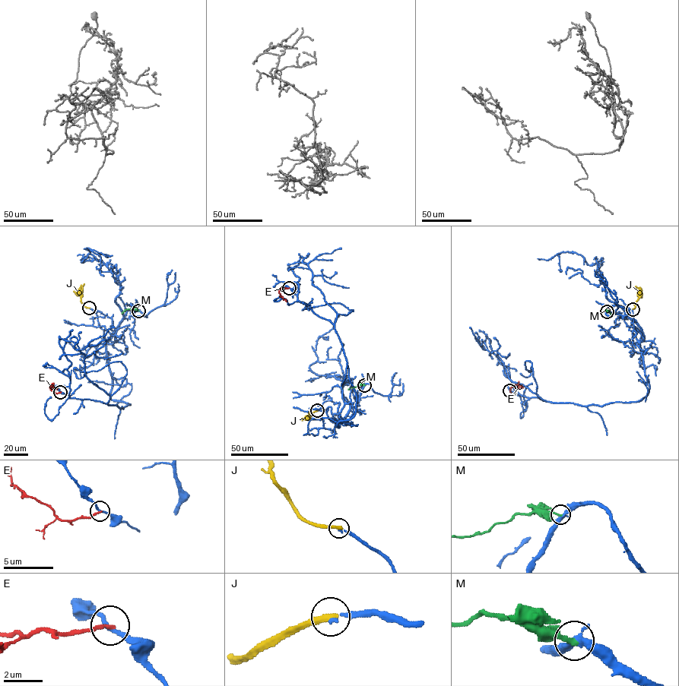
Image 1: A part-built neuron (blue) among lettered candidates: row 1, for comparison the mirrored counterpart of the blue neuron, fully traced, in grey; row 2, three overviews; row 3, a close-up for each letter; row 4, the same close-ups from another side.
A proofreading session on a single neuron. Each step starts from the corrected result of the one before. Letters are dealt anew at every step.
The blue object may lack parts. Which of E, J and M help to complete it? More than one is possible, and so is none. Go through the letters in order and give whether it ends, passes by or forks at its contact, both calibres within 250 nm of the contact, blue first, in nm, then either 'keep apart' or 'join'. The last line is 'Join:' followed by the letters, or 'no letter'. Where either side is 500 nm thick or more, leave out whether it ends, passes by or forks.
E: it ends; calibres 180 and 200 nm; keep apart
J: it ends; calibres 160 and 340 nm; keep apart
M: it ends; calibres 360 and 200 nm; keep apart
Join: no letter

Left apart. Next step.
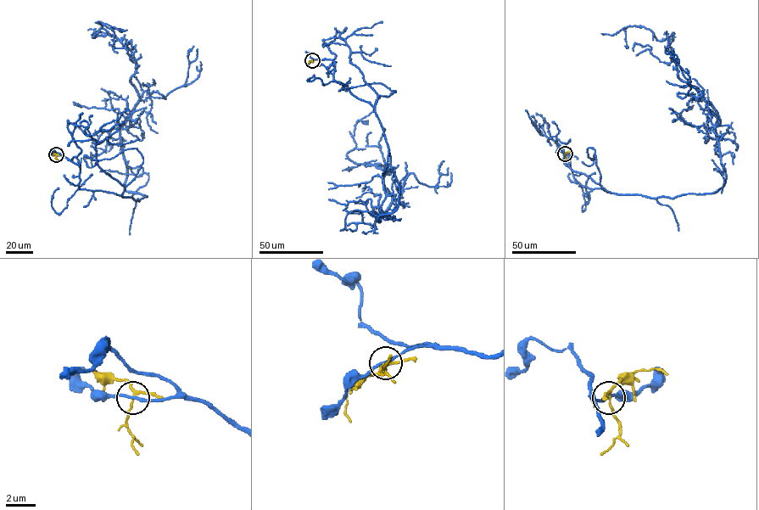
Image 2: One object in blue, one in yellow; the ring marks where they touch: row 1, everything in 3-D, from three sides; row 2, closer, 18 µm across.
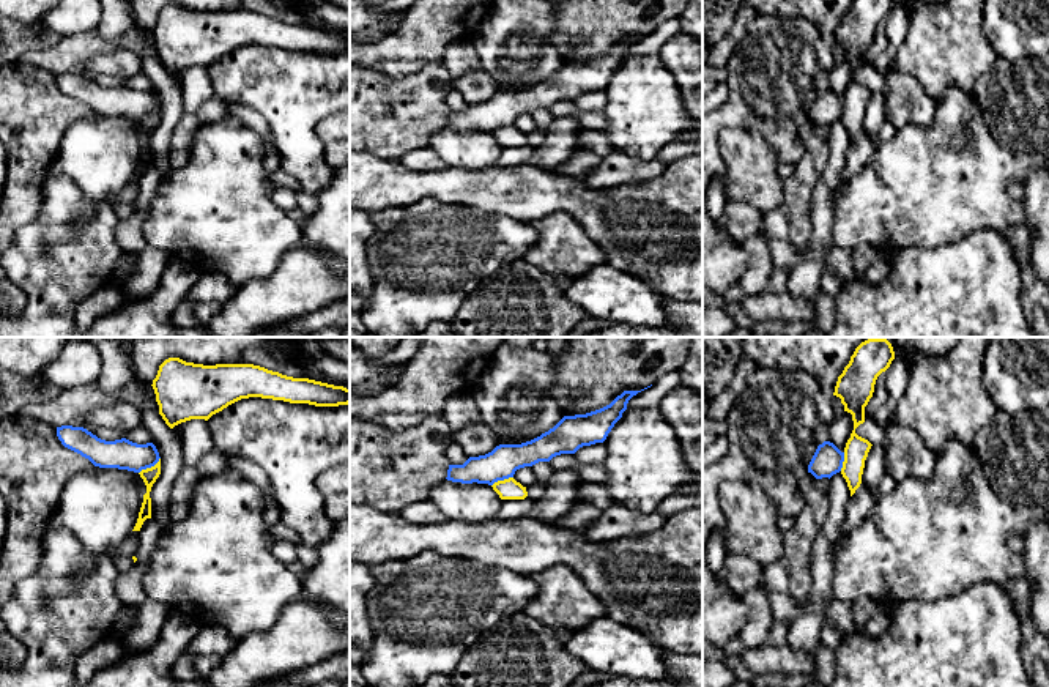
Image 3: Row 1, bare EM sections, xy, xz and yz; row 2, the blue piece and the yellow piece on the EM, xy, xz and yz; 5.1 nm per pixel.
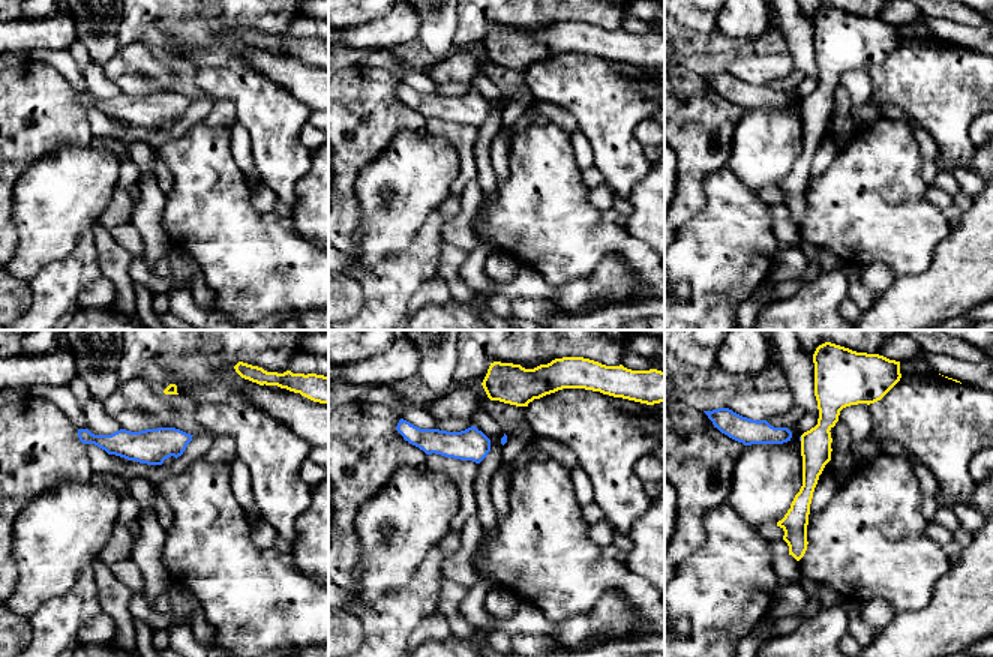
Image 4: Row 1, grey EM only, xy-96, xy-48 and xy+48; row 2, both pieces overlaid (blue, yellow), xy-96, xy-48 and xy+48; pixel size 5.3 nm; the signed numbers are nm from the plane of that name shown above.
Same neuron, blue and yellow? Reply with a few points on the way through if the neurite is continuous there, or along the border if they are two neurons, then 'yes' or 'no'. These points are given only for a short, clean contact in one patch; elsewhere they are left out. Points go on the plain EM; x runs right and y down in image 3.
border xy (159, 104), (153, 112), (139, 120); no

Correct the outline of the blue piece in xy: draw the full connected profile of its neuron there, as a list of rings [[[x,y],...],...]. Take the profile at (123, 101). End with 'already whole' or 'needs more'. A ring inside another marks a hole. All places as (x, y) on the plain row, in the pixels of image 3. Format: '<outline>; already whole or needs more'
[[[57,74],[61,91],[99,115],[118,115],[134,120],[151,115],[159,109],[159,99],[153,90],[137,91],[126,85],[106,88],[83,74]]]; already whole

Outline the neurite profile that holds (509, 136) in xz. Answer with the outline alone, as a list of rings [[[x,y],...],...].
[[[513,124],[498,128],[491,134],[501,147],[524,147],[528,143],[526,134],[523,134]]]

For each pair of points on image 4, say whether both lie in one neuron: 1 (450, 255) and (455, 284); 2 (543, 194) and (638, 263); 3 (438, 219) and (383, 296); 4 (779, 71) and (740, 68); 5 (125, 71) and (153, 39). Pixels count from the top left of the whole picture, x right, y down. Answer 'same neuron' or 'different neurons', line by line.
1: same neuron
2: same neuron
3: same neuron
4: same neuron
5: different neurons

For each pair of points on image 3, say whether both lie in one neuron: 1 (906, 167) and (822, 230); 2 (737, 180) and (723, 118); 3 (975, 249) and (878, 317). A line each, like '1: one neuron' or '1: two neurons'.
1: two neurons
2: two neurons
3: one neuron

